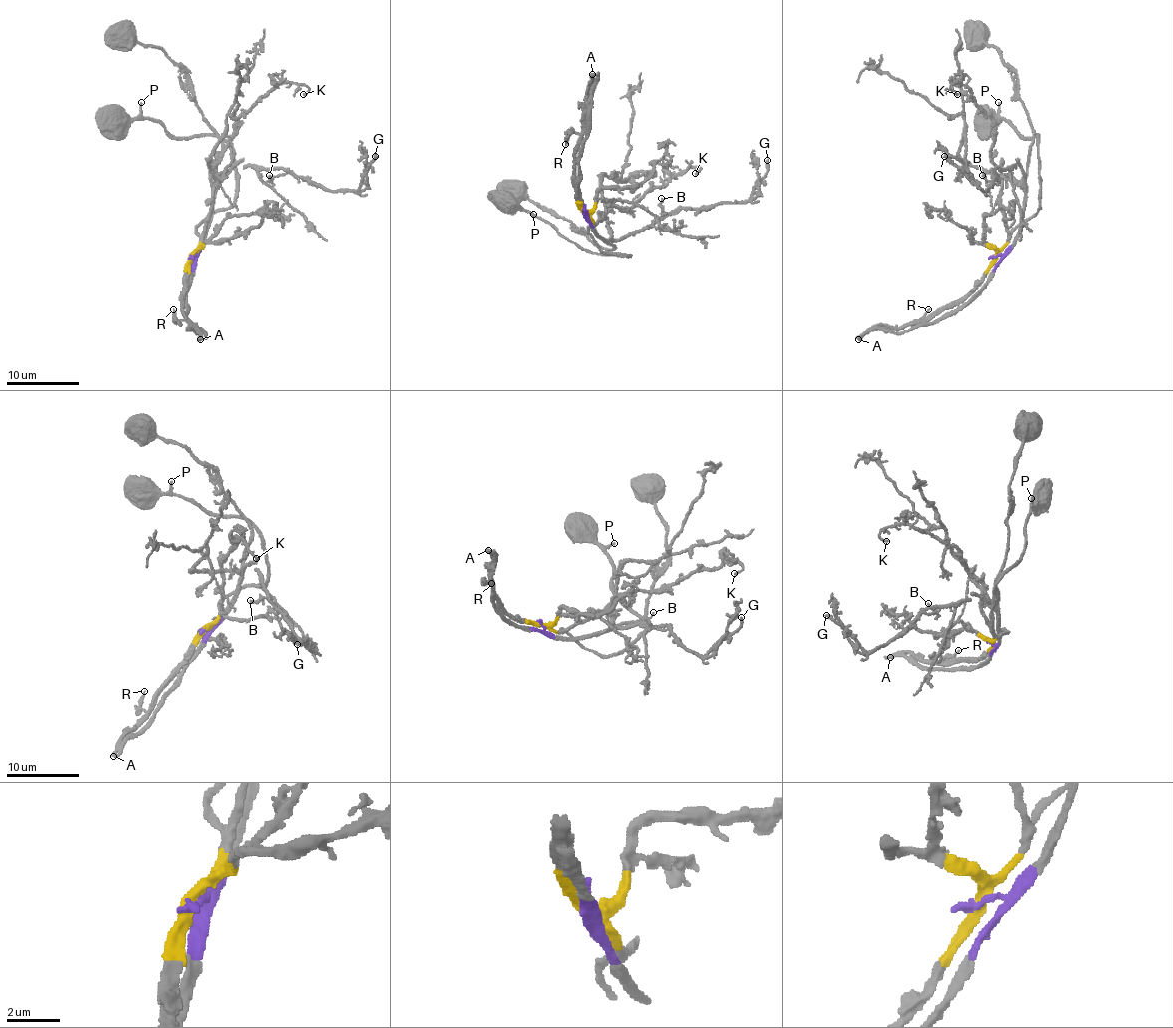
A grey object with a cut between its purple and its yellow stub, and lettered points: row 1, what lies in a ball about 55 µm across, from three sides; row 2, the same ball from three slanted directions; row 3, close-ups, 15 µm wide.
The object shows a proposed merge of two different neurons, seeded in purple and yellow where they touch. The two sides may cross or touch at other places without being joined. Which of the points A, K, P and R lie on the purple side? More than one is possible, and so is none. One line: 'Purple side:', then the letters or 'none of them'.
Purple side: none of them

